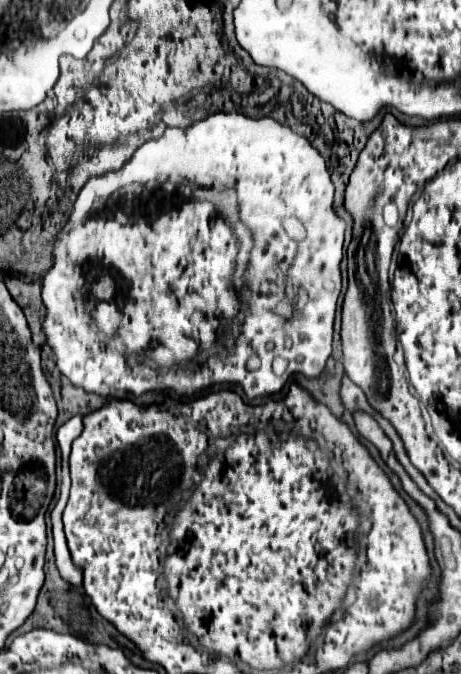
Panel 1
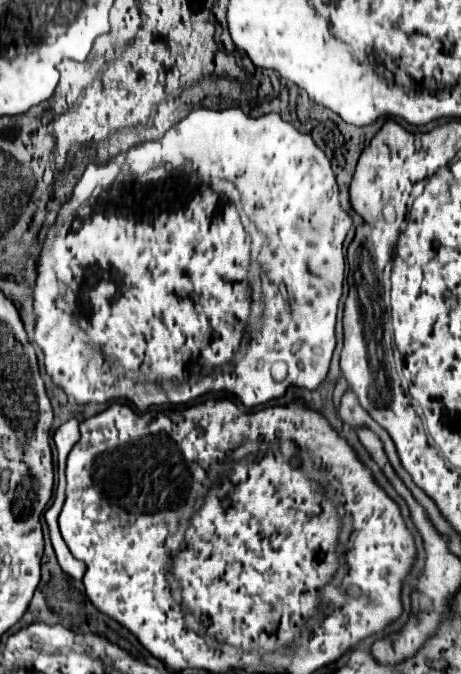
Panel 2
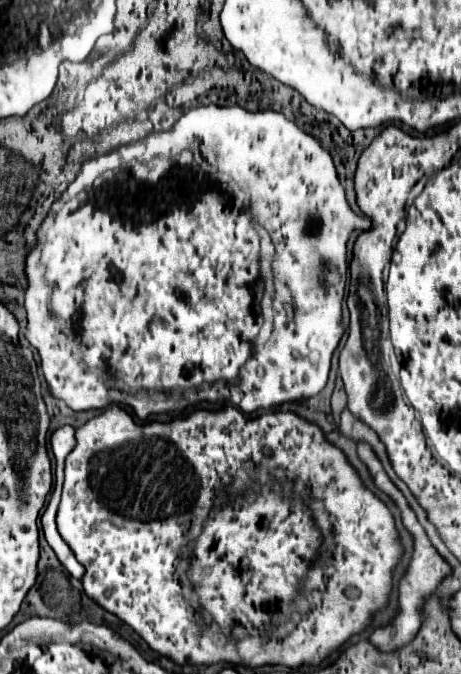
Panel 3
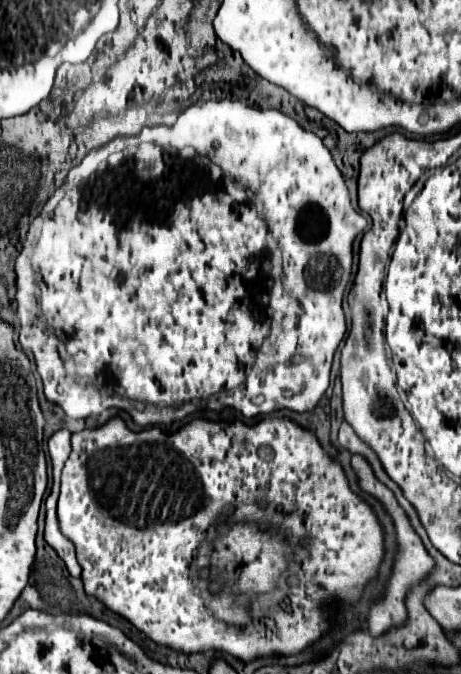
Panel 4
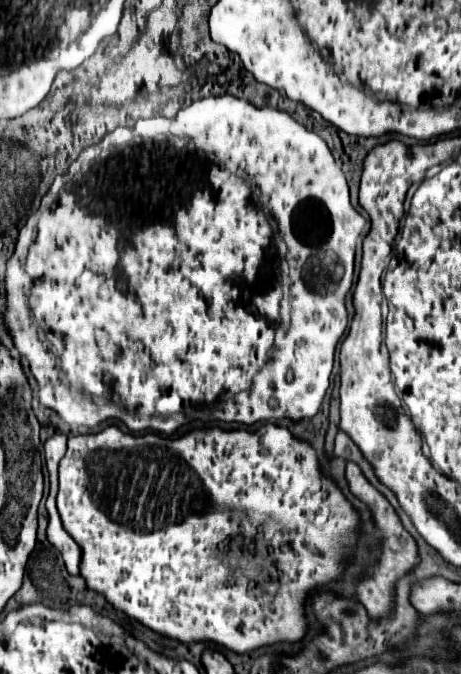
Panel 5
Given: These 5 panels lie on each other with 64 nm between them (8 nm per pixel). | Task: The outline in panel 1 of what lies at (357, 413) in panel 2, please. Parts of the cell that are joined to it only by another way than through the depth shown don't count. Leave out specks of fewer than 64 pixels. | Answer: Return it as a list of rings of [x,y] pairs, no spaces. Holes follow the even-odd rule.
[[[344,376],[344,380],[342,380],[342,400],[344,400],[344,404],[348,406],[350,412],[364,410],[364,412],[370,414],[366,394],[362,394],[362,388],[358,388],[348,376]]]

